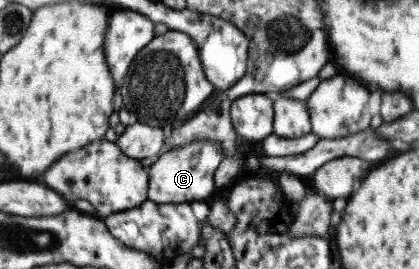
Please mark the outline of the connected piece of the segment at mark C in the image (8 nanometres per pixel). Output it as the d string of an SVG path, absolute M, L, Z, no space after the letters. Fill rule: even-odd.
M196 140L167 149L148 167L147 199L157 204L189 204L206 201L214 187L213 173L222 161L222 145L210 140Z

